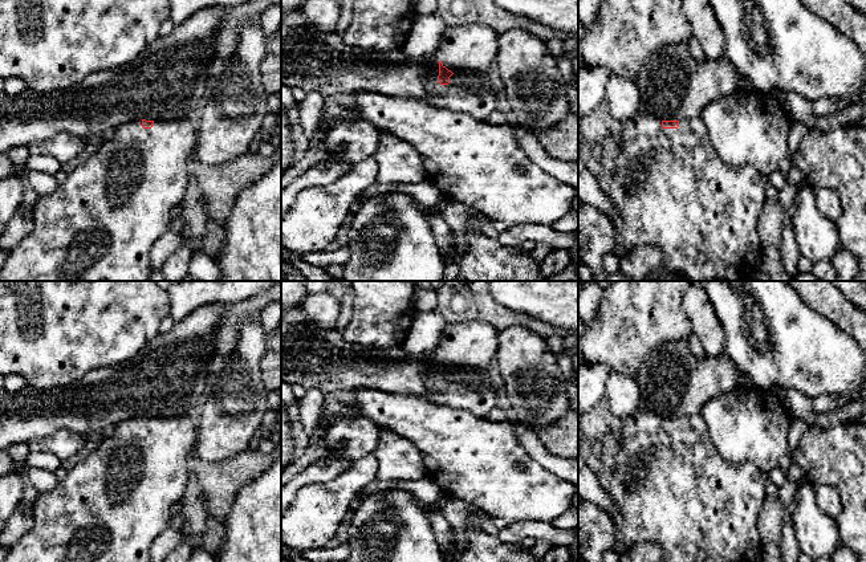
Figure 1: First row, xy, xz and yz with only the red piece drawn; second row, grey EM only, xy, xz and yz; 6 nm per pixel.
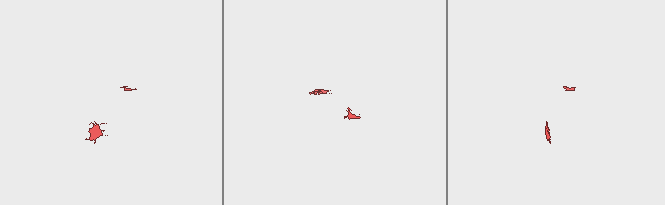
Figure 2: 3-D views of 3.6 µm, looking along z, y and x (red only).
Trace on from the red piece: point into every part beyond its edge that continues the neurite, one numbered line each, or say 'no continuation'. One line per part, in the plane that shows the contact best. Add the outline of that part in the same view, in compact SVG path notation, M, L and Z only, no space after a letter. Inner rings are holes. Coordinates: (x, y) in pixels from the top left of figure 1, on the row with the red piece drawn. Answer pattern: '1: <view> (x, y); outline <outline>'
1: xz (472, 48); outline M483 23L450 25L436 50L430 56L431 72L424 85L430 99L424 102L452 111L463 111L480 121L497 109L497 97L491 89L488 72L496 62L499 34ZM439 64L451 72L469 72L479 78L471 87L440 85Z

